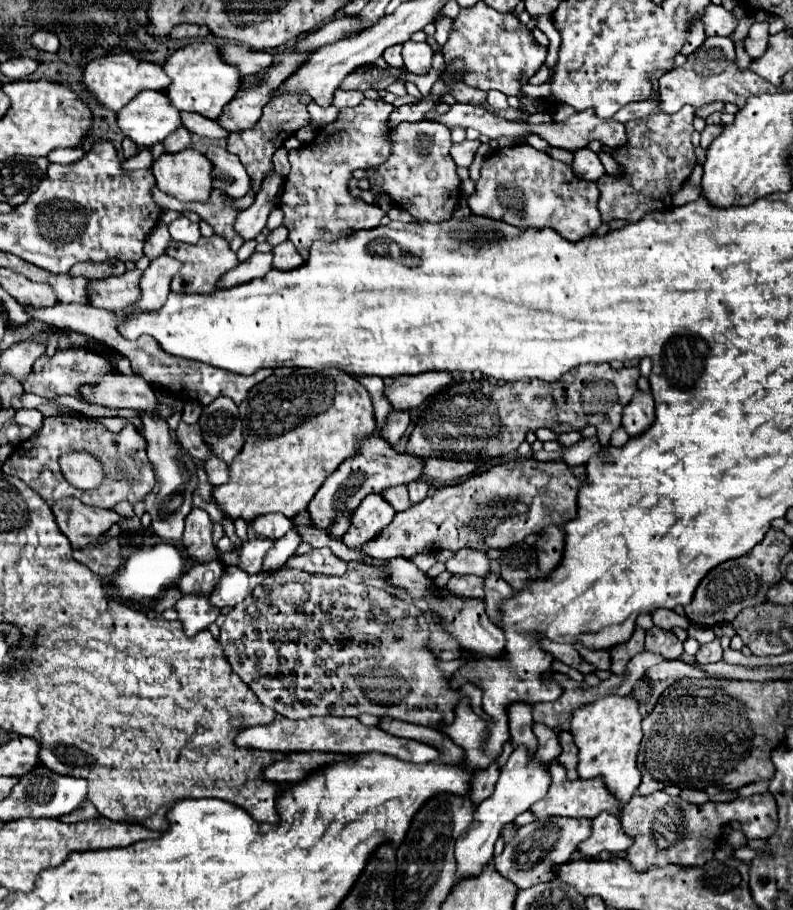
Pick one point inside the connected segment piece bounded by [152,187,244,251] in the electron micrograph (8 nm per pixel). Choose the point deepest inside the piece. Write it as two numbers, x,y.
218,211

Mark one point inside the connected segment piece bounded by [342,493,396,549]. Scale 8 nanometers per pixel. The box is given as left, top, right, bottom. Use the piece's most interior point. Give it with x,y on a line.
374,513

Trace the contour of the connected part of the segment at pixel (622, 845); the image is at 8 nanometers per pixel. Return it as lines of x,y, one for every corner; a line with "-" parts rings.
600,813
592,819
592,835
578,845
578,851
584,857
596,859
600,851
628,851
632,845
632,837
622,829
620,819
612,813

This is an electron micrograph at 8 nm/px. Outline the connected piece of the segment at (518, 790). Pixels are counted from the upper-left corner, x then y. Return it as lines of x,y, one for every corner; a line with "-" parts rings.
516,747
508,763
500,769
500,779
496,783
494,793
476,807
472,825
456,841
456,861
458,861
456,881
478,875
482,871
482,865
486,865
492,859
494,843
500,837
502,827
514,821
526,809
530,809
536,801
540,801
546,795
548,785
550,785
548,767
542,767
542,763
538,763
538,759
534,759
534,755
526,751
526,747

